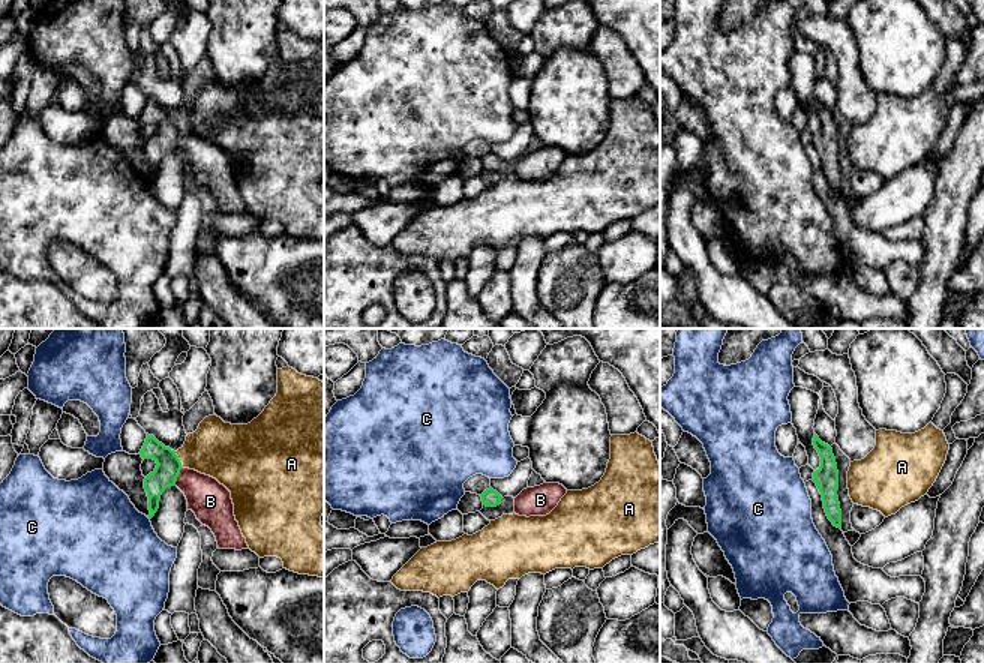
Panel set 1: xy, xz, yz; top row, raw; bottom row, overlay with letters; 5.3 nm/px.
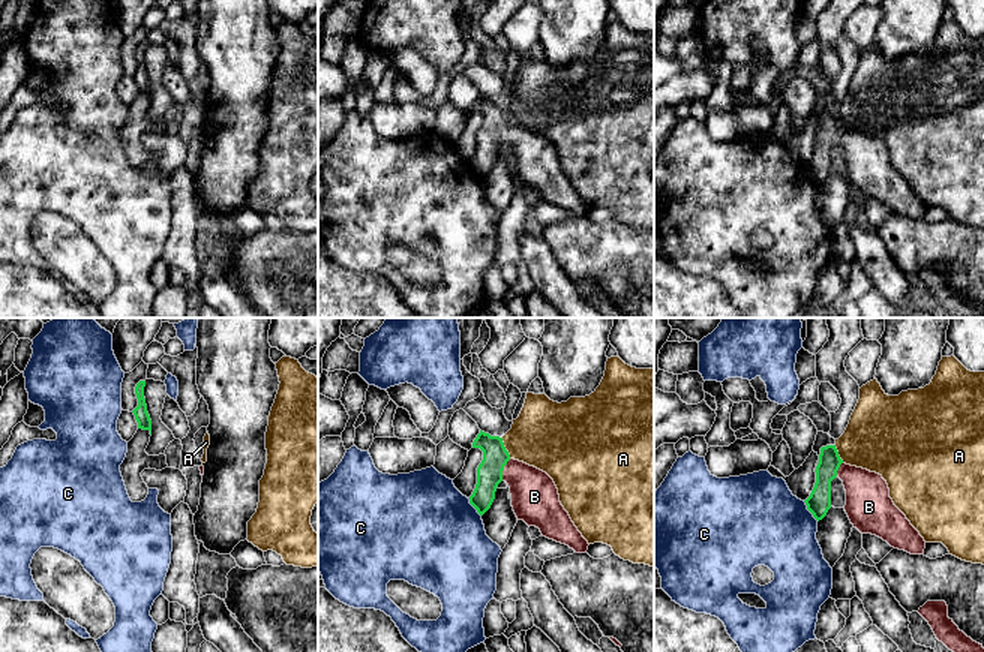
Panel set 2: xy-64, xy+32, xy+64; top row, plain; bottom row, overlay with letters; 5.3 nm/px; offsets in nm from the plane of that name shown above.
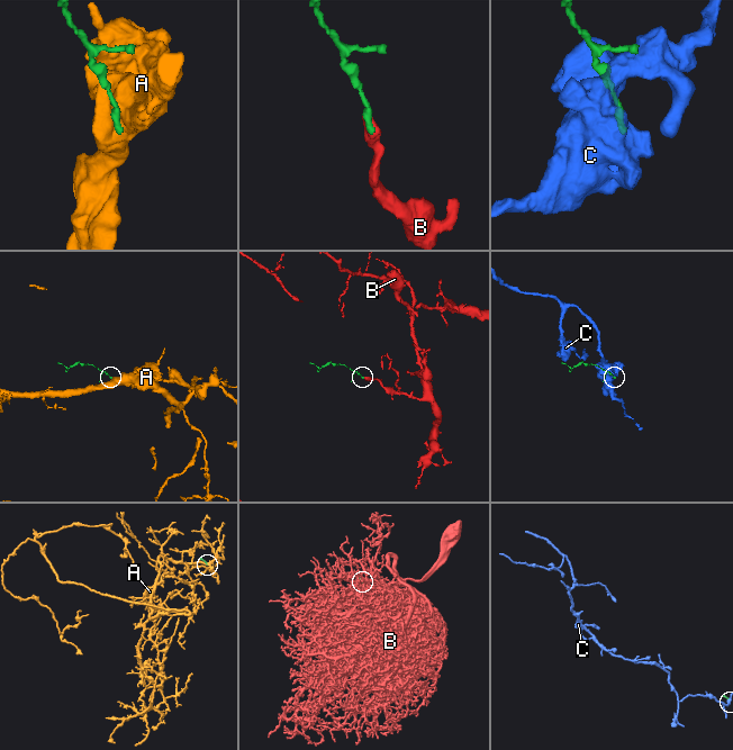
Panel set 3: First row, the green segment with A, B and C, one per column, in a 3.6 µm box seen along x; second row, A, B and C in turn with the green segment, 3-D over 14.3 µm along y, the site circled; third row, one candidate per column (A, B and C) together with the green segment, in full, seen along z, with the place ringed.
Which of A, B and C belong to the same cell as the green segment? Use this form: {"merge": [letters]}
{"merge": ["B"]}

